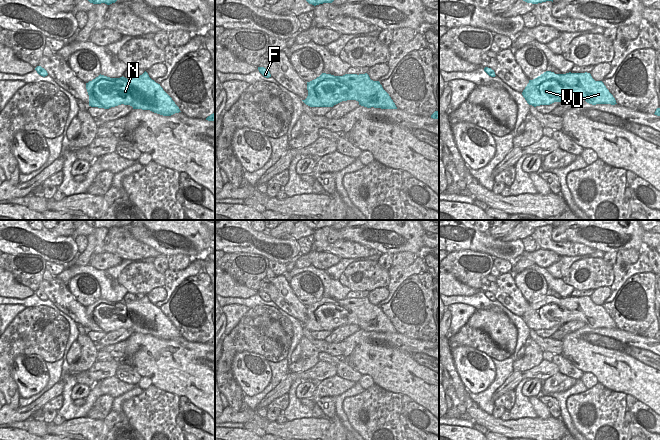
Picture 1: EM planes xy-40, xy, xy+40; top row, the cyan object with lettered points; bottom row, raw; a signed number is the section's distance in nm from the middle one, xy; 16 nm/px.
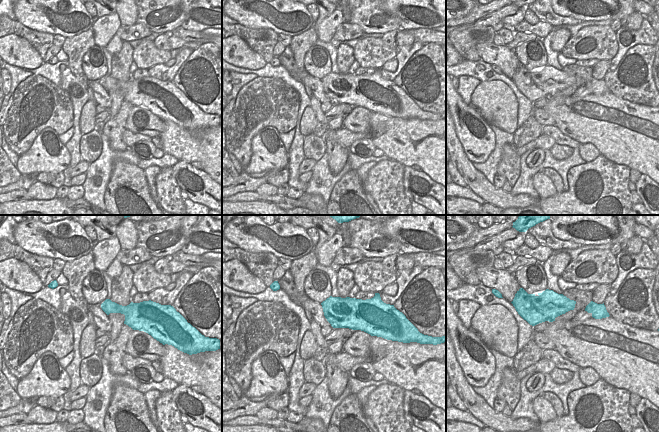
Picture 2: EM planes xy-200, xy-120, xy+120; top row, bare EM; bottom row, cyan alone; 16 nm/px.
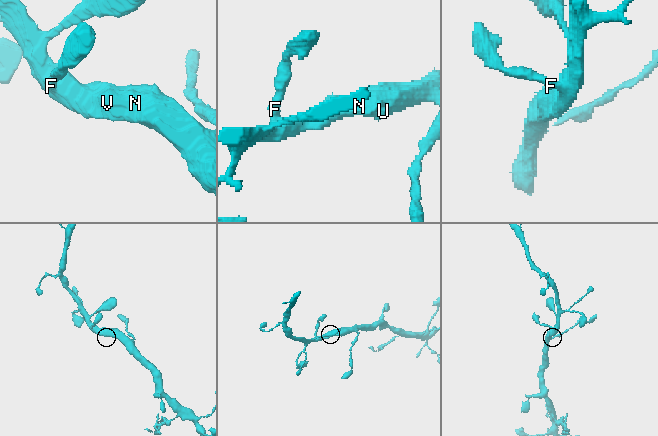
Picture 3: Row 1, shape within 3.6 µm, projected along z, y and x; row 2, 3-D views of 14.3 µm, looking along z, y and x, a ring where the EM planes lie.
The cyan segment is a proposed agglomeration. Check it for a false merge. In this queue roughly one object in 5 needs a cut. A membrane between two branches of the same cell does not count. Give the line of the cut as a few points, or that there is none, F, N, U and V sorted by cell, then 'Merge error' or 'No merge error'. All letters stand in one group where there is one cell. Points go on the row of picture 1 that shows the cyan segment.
No split. Groups: F N U V. No merge error.

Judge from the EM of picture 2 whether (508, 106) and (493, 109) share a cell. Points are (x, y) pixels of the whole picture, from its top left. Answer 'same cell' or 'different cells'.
same cell

